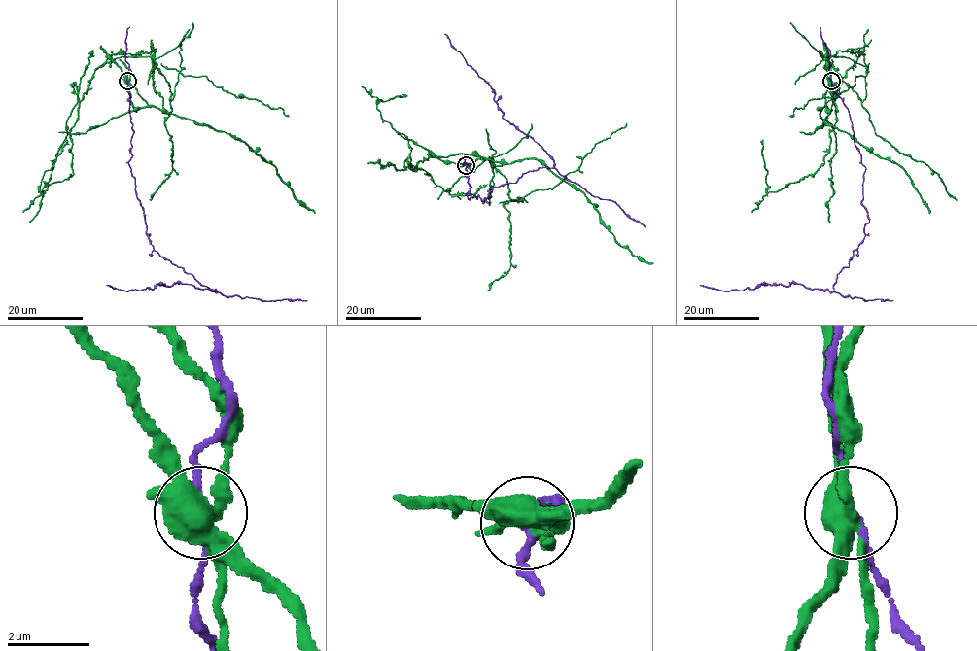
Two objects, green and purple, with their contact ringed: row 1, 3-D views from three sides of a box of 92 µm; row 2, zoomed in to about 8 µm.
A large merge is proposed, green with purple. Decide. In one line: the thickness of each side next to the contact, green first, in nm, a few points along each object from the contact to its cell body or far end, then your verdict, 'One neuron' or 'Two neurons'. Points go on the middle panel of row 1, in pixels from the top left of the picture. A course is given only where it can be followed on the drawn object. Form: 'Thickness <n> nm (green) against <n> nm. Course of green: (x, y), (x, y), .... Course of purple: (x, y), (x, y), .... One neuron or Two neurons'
Thickness 480 nm (green) against 170 nm. Course of green: (466, 165), (502, 160), (483, 160), (444, 190), (409, 167), (408, 139), (377, 108), (404, 96). Course of purple: (466, 165), (467, 195), (482, 203), (494, 188), (553, 167), (553, 159), (503, 117), (495, 91), (445, 34). Two neurons

